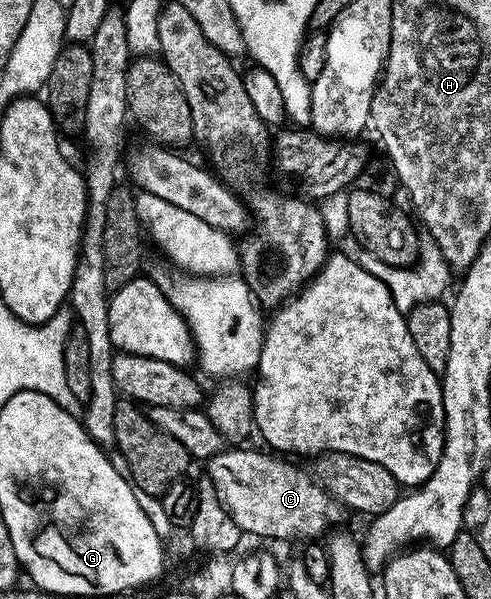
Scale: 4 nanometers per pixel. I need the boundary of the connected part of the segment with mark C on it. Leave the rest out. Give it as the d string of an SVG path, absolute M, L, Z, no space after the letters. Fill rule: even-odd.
M231 446L221 454L217 454L212 460L206 461L206 475L215 484L223 507L228 515L235 520L243 534L252 532L255 536L268 536L271 540L287 540L290 536L311 536L307 538L319 538L328 531L330 524L339 520L341 504L310 471L302 472L295 464L287 460L278 460L278 455L270 451L254 452L250 446Z

